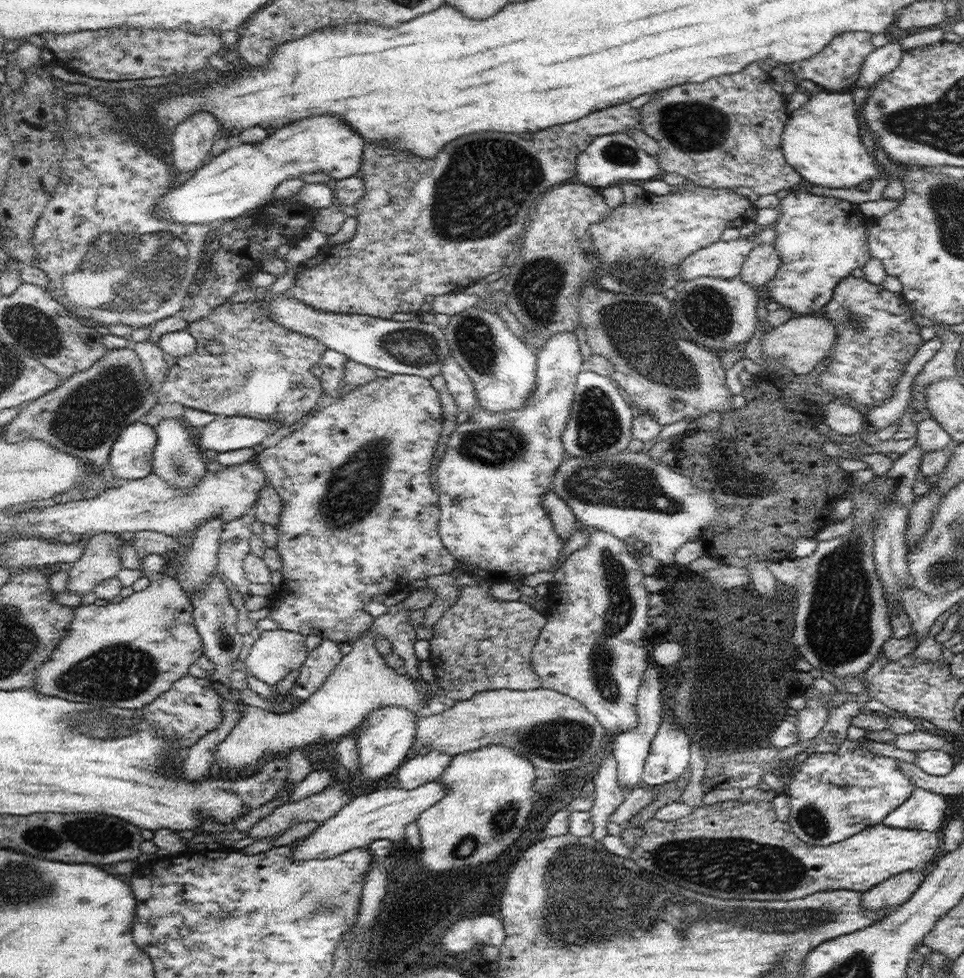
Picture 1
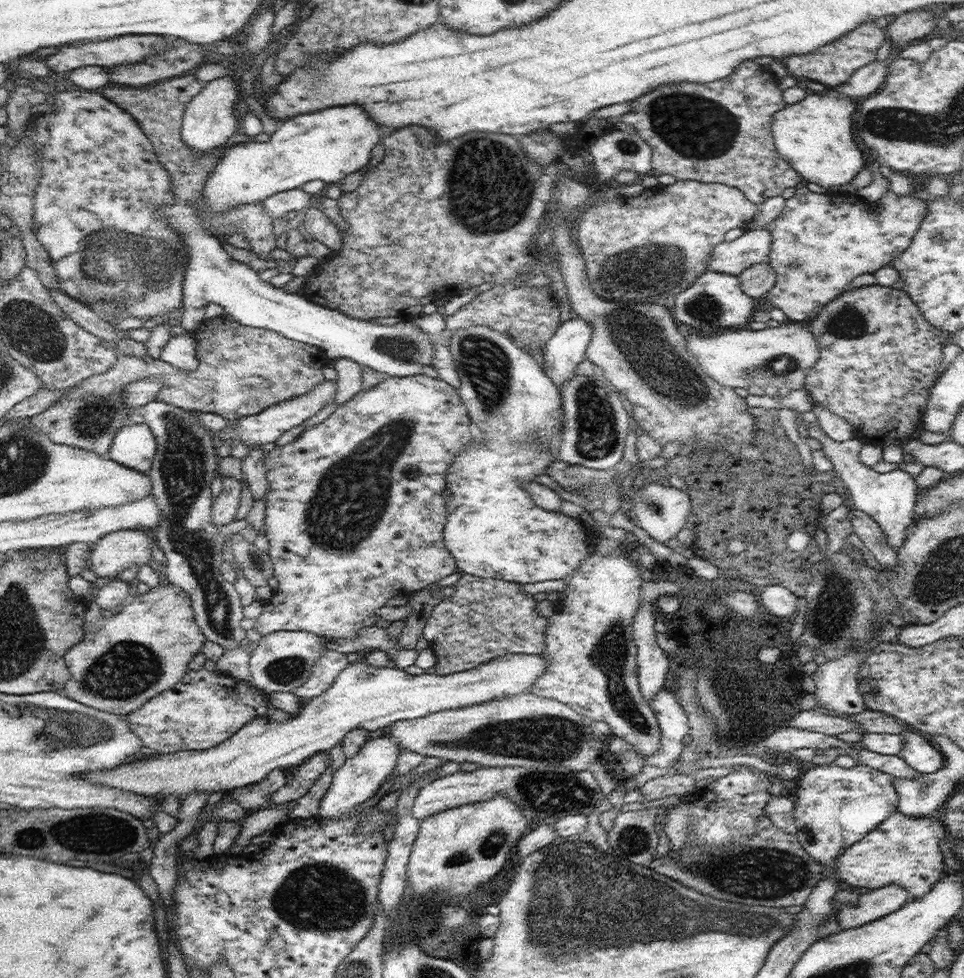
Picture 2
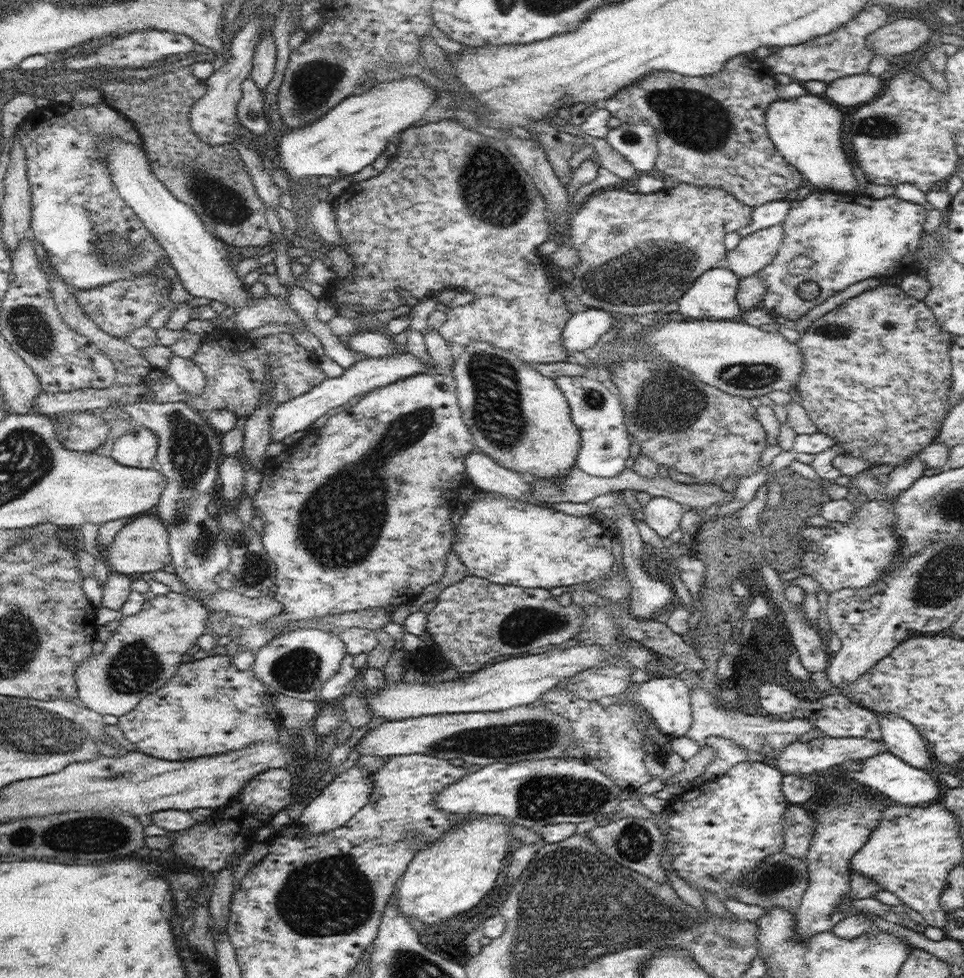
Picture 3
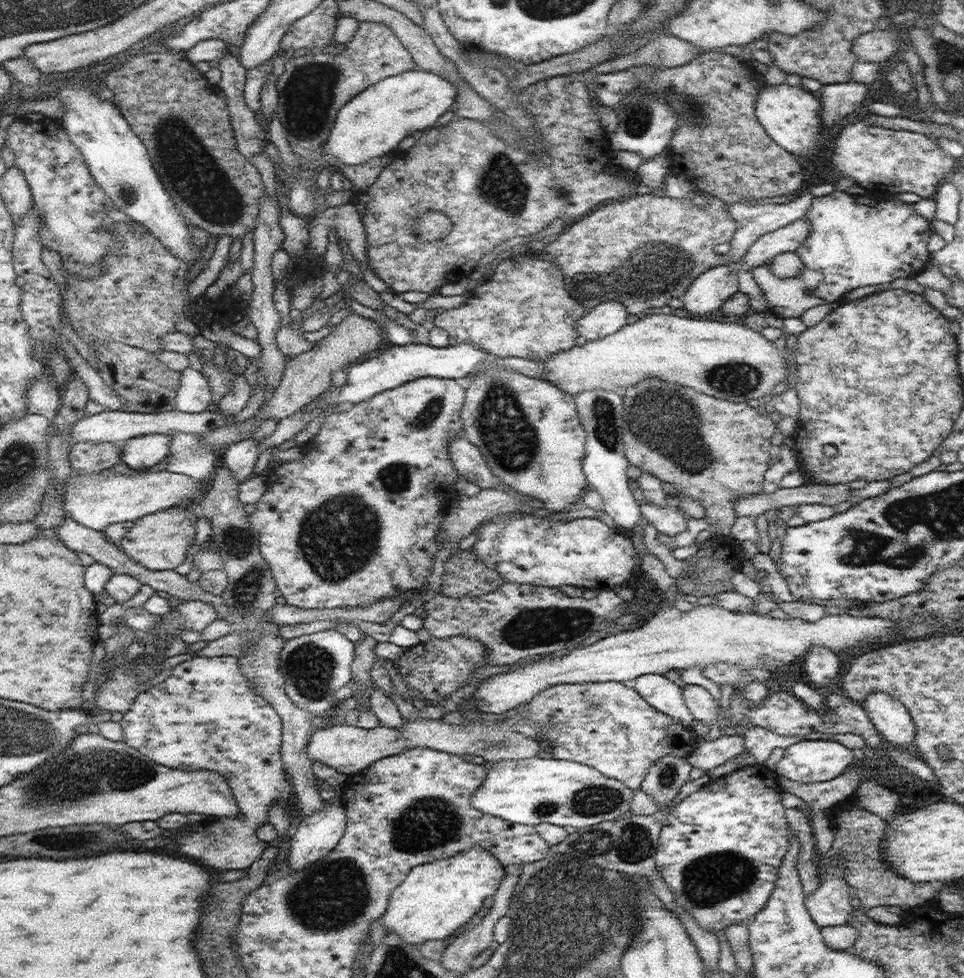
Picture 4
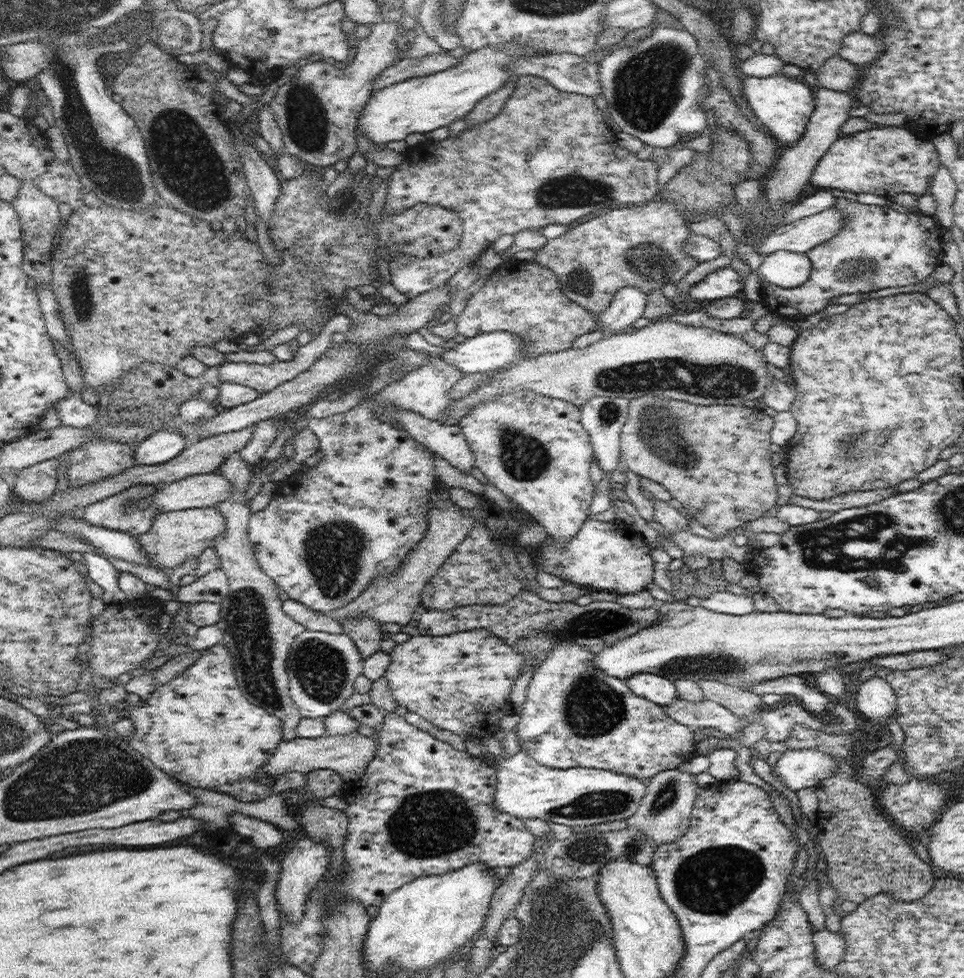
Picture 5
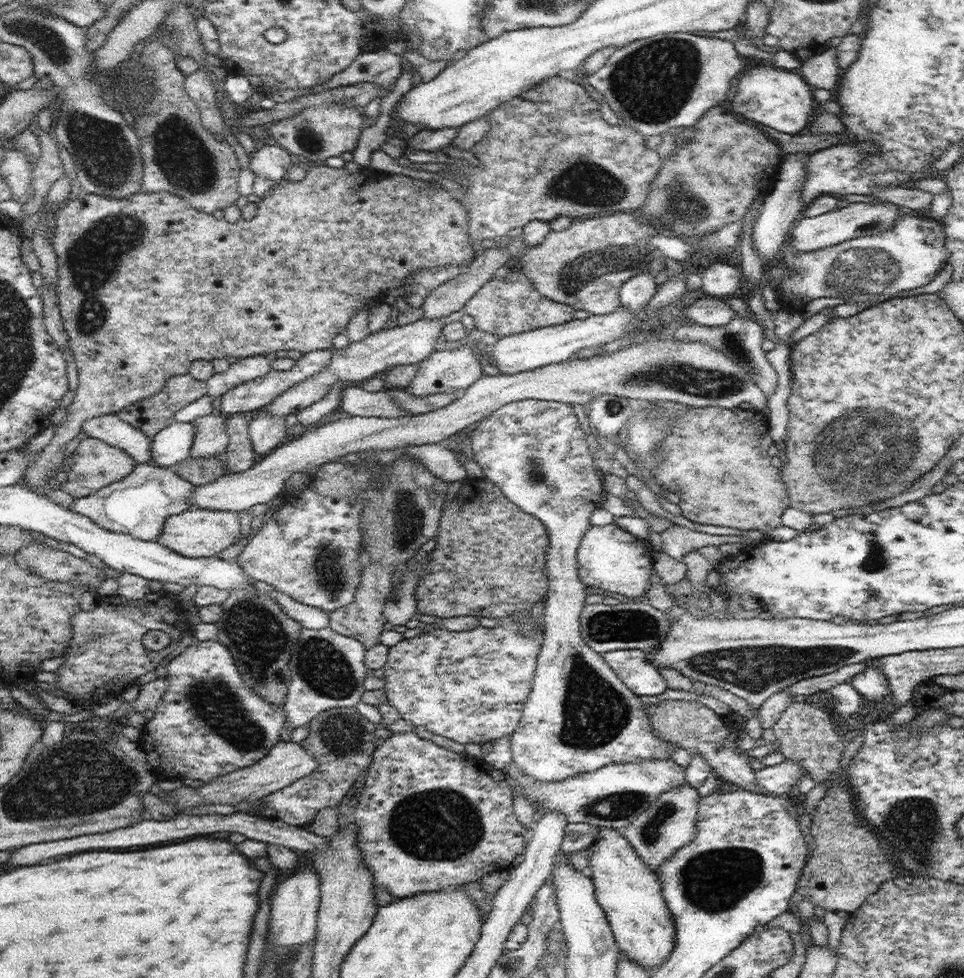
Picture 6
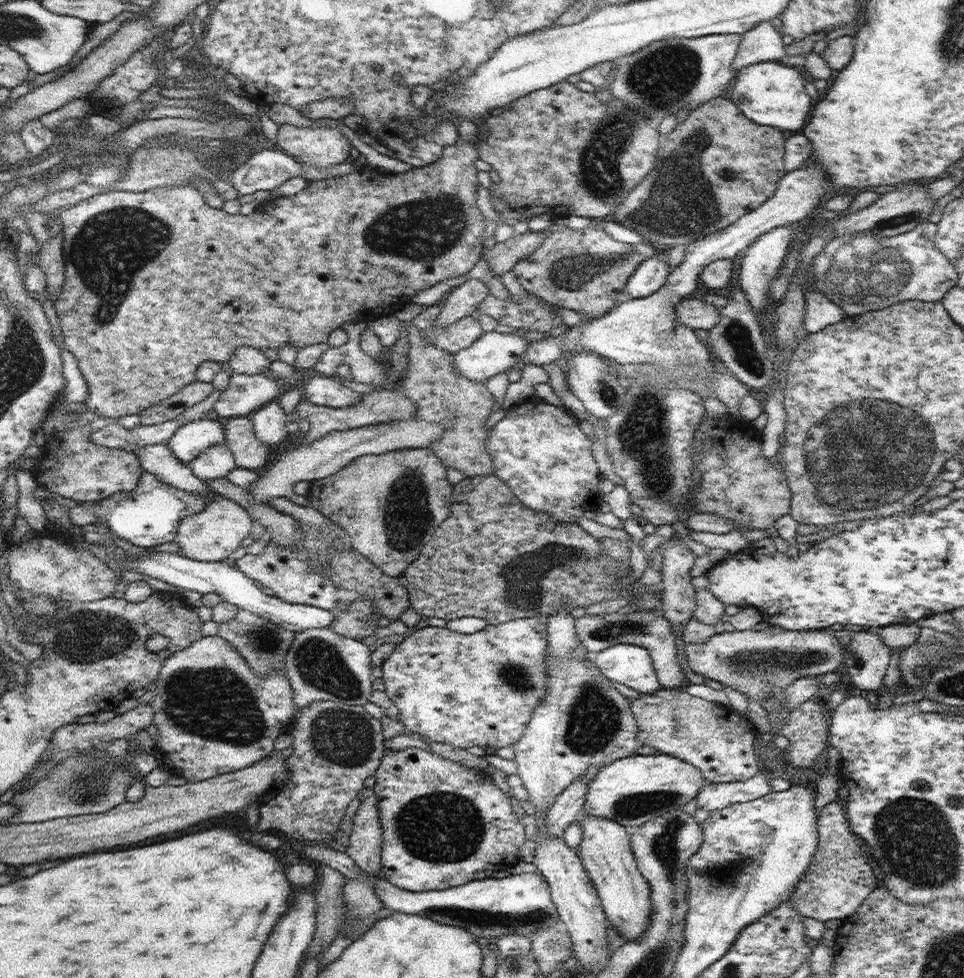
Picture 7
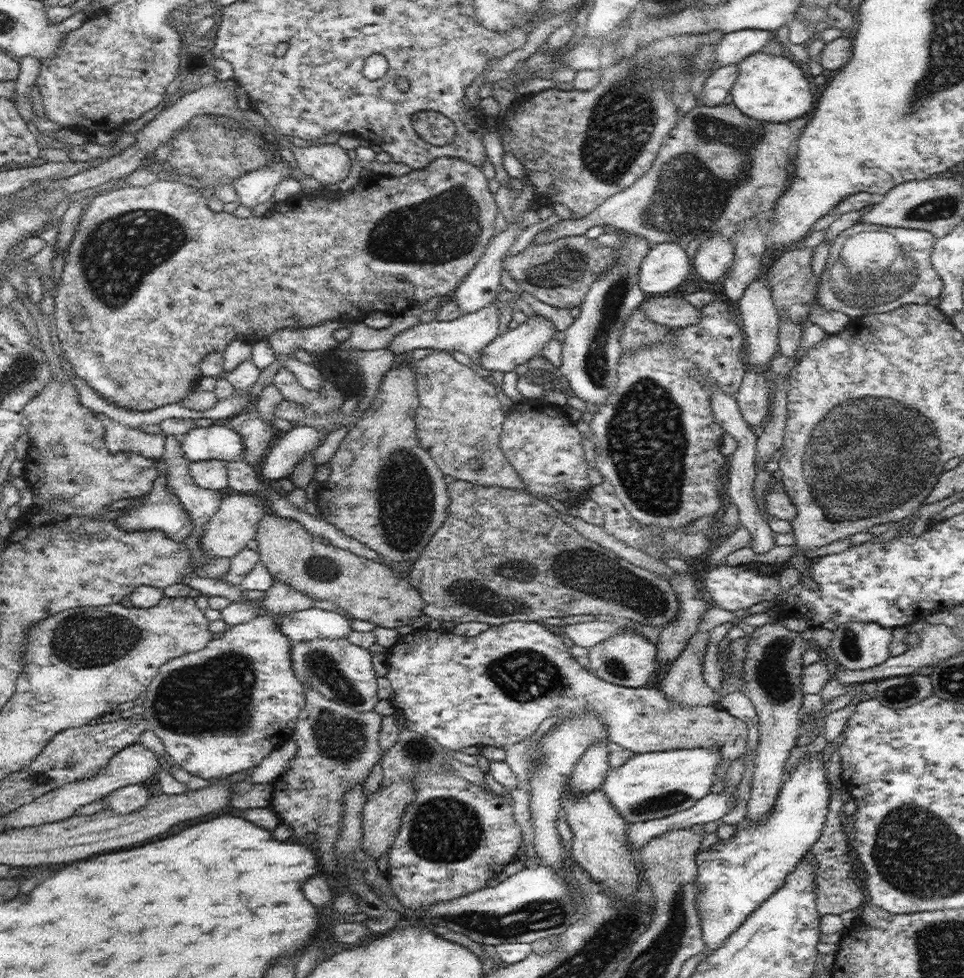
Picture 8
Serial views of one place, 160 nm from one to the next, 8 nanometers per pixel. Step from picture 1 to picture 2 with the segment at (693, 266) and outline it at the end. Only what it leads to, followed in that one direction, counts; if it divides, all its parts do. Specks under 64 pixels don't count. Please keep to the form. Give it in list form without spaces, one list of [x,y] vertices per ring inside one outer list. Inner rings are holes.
[[[770,228],[746,229],[736,240],[724,240],[714,247],[707,271],[738,276],[749,266],[760,264],[769,256],[771,242]]]

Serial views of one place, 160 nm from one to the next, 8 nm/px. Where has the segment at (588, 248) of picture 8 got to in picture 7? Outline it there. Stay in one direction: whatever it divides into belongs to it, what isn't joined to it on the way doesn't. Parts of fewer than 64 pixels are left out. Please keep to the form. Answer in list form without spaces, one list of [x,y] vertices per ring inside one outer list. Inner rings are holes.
[[[559,227],[540,248],[513,264],[518,282],[529,294],[549,304],[569,308],[590,318],[602,317],[623,296],[625,284],[645,257],[597,227],[585,230]]]

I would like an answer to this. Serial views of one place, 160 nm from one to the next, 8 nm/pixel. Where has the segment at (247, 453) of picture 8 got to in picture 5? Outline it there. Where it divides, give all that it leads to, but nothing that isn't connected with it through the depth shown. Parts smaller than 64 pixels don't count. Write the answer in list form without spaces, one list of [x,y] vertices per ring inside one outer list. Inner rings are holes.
[[[236,452],[228,456],[218,471],[235,490],[230,491],[226,501],[216,506],[227,523],[226,531],[215,538],[213,546],[219,559],[219,568],[227,574],[229,593],[221,602],[221,619],[215,625],[223,632],[222,643],[230,651],[233,669],[244,698],[283,722],[285,741],[298,737],[296,729],[302,717],[289,693],[286,663],[291,644],[306,628],[284,612],[283,601],[278,597],[278,586],[260,568],[258,559],[254,557],[254,547],[248,532],[252,512],[244,498],[252,476],[251,469]]]

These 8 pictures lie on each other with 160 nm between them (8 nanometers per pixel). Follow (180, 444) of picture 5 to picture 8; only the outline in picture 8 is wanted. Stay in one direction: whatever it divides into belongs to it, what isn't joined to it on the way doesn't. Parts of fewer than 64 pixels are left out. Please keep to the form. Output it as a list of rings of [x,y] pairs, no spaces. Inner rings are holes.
[[[216,422],[209,428],[196,426],[180,441],[181,451],[188,461],[217,459],[228,462],[244,457],[244,443],[240,434],[226,422]]]

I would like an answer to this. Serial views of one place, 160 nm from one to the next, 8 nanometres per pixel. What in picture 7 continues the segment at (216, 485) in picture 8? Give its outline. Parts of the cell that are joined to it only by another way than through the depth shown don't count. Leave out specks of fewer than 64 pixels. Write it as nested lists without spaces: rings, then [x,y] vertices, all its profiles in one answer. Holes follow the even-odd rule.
[[[225,442],[210,444],[188,464],[200,480],[216,480],[236,468],[232,452]]]

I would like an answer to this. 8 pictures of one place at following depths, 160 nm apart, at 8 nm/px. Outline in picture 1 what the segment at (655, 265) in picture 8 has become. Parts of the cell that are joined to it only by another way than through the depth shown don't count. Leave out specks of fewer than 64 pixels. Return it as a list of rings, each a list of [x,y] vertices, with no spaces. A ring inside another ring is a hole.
[[[566,331],[555,334],[548,339],[537,351],[537,388],[526,404],[518,410],[502,410],[500,412],[488,412],[480,409],[476,415],[464,424],[457,424],[454,432],[448,440],[445,456],[440,460],[440,464],[435,466],[433,477],[434,486],[439,496],[438,505],[440,507],[439,518],[439,535],[444,546],[456,558],[458,567],[463,573],[468,575],[478,575],[491,585],[496,583],[504,583],[506,580],[513,582],[521,581],[525,576],[533,575],[539,572],[551,571],[552,567],[558,563],[560,552],[568,539],[563,539],[554,528],[551,518],[543,507],[544,496],[552,491],[553,478],[560,464],[564,461],[565,451],[562,447],[562,434],[566,430],[568,417],[570,416],[571,406],[573,403],[577,376],[580,371],[584,370],[585,361],[583,361],[580,353],[580,346],[574,331]]]

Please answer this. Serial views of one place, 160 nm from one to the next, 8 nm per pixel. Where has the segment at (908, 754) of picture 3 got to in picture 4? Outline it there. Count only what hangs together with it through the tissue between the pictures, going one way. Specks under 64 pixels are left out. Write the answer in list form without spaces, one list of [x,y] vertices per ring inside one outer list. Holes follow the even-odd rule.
[[[874,691],[865,698],[864,711],[884,741],[903,750],[913,744],[915,724],[900,700],[887,692]]]

